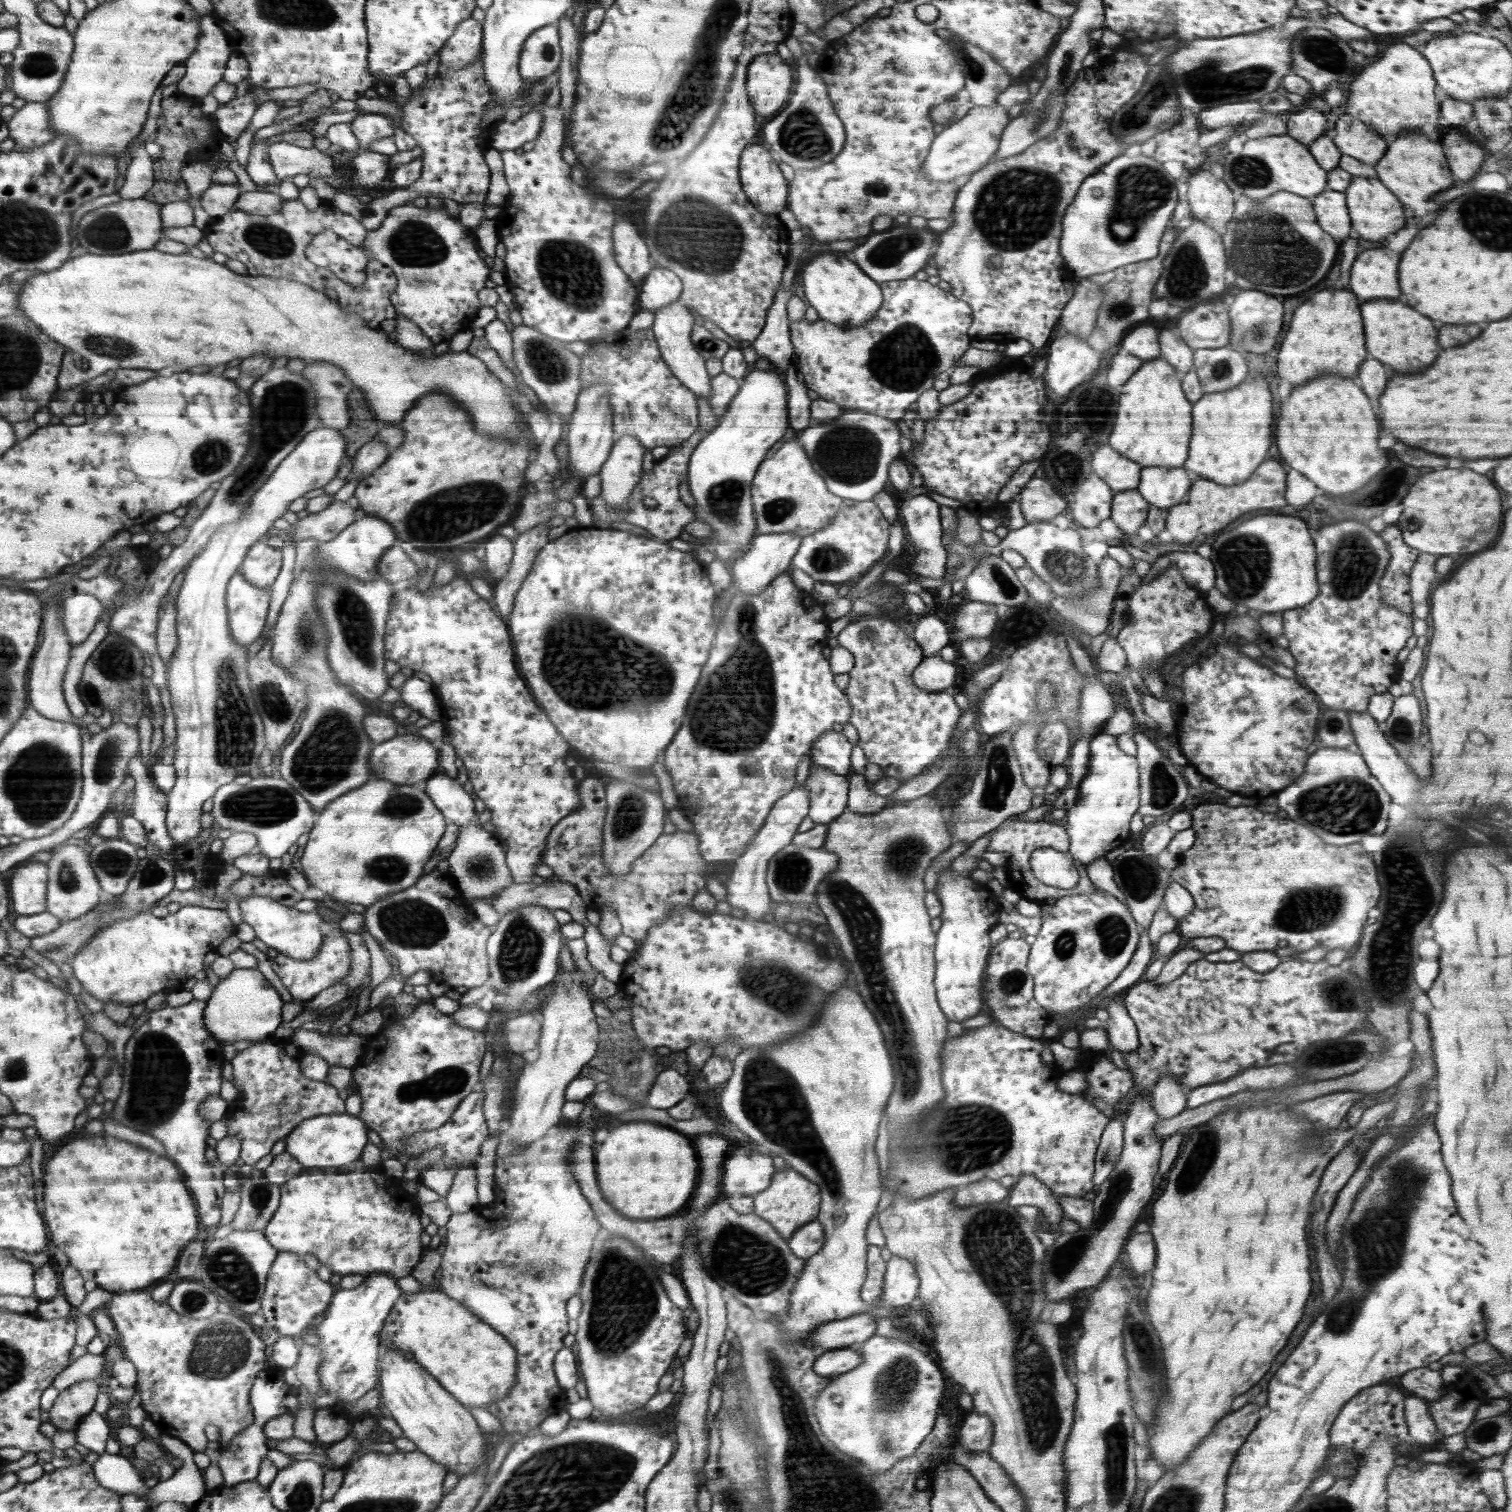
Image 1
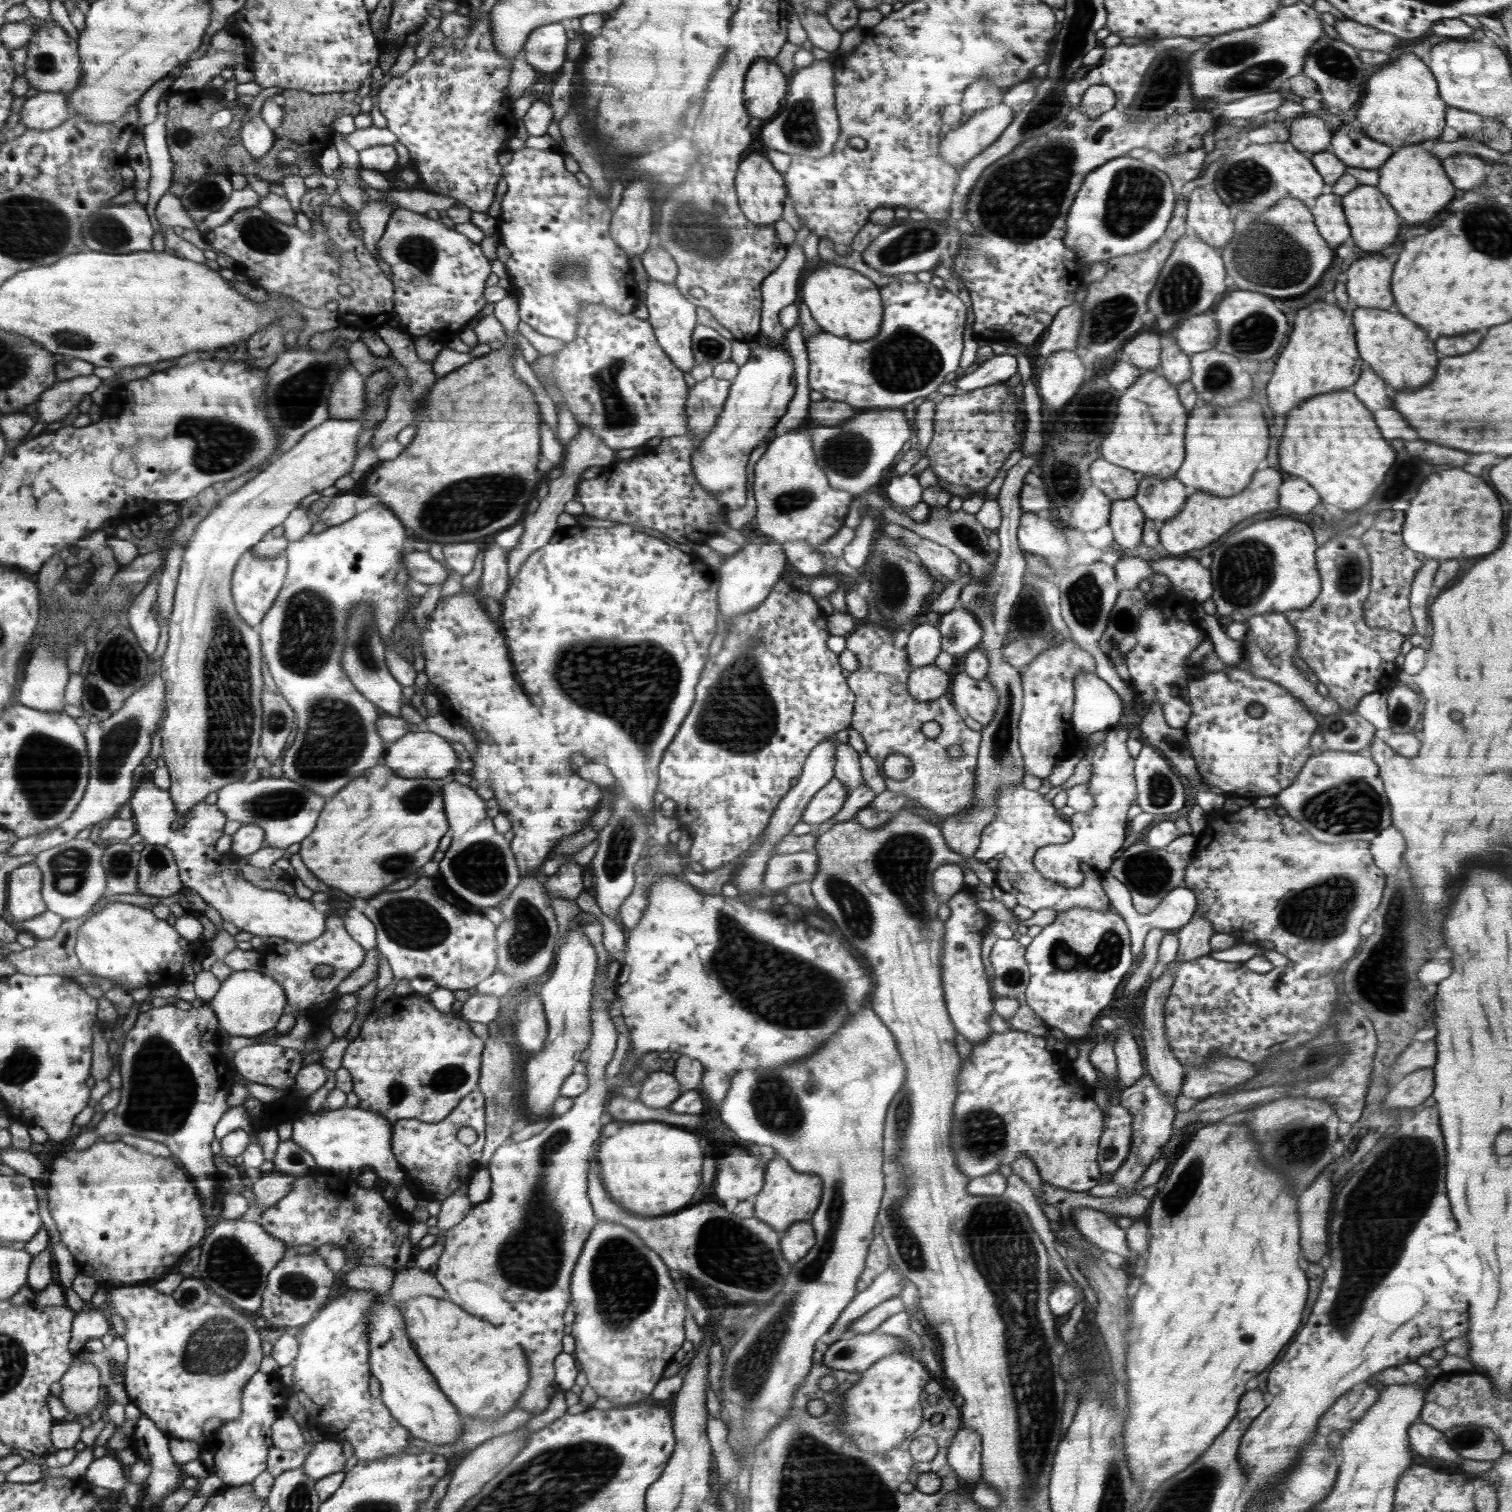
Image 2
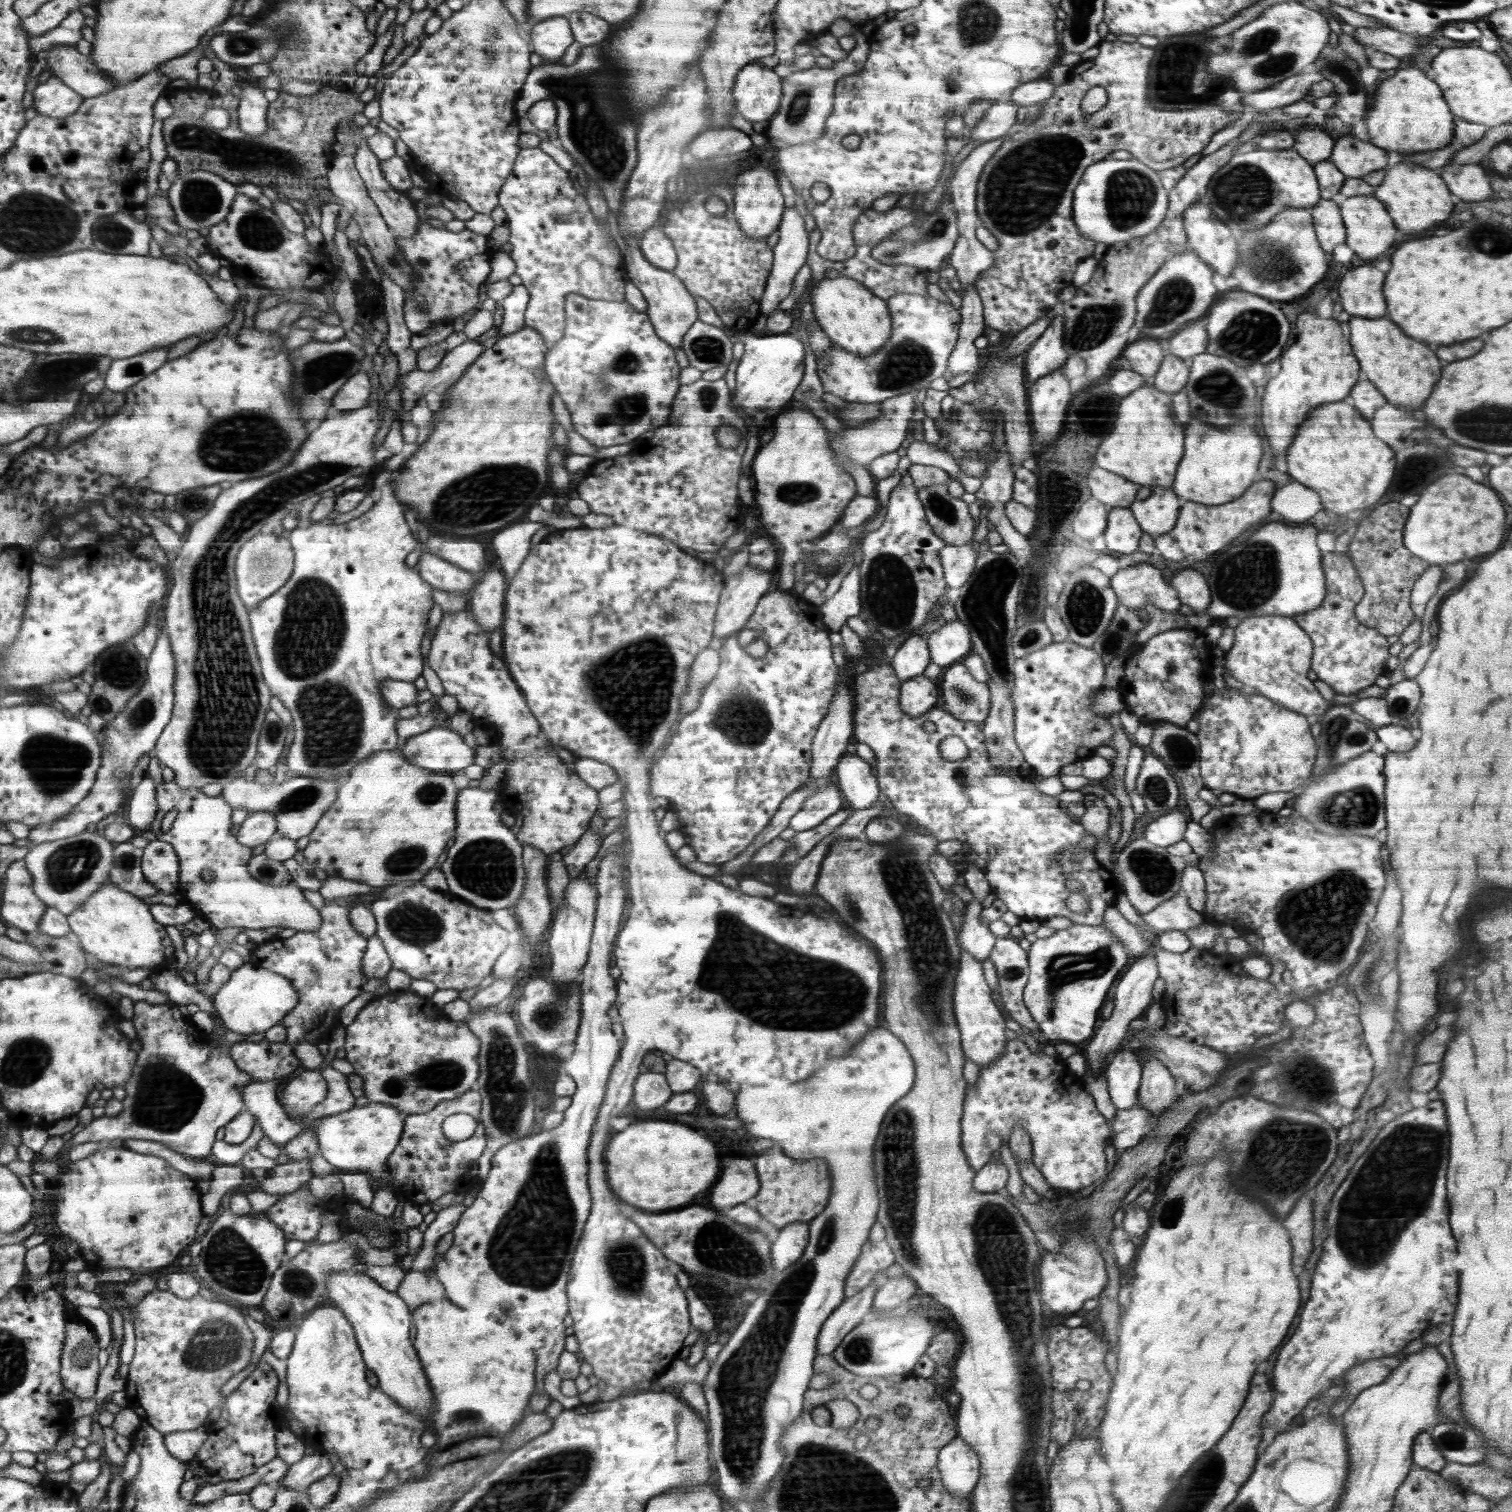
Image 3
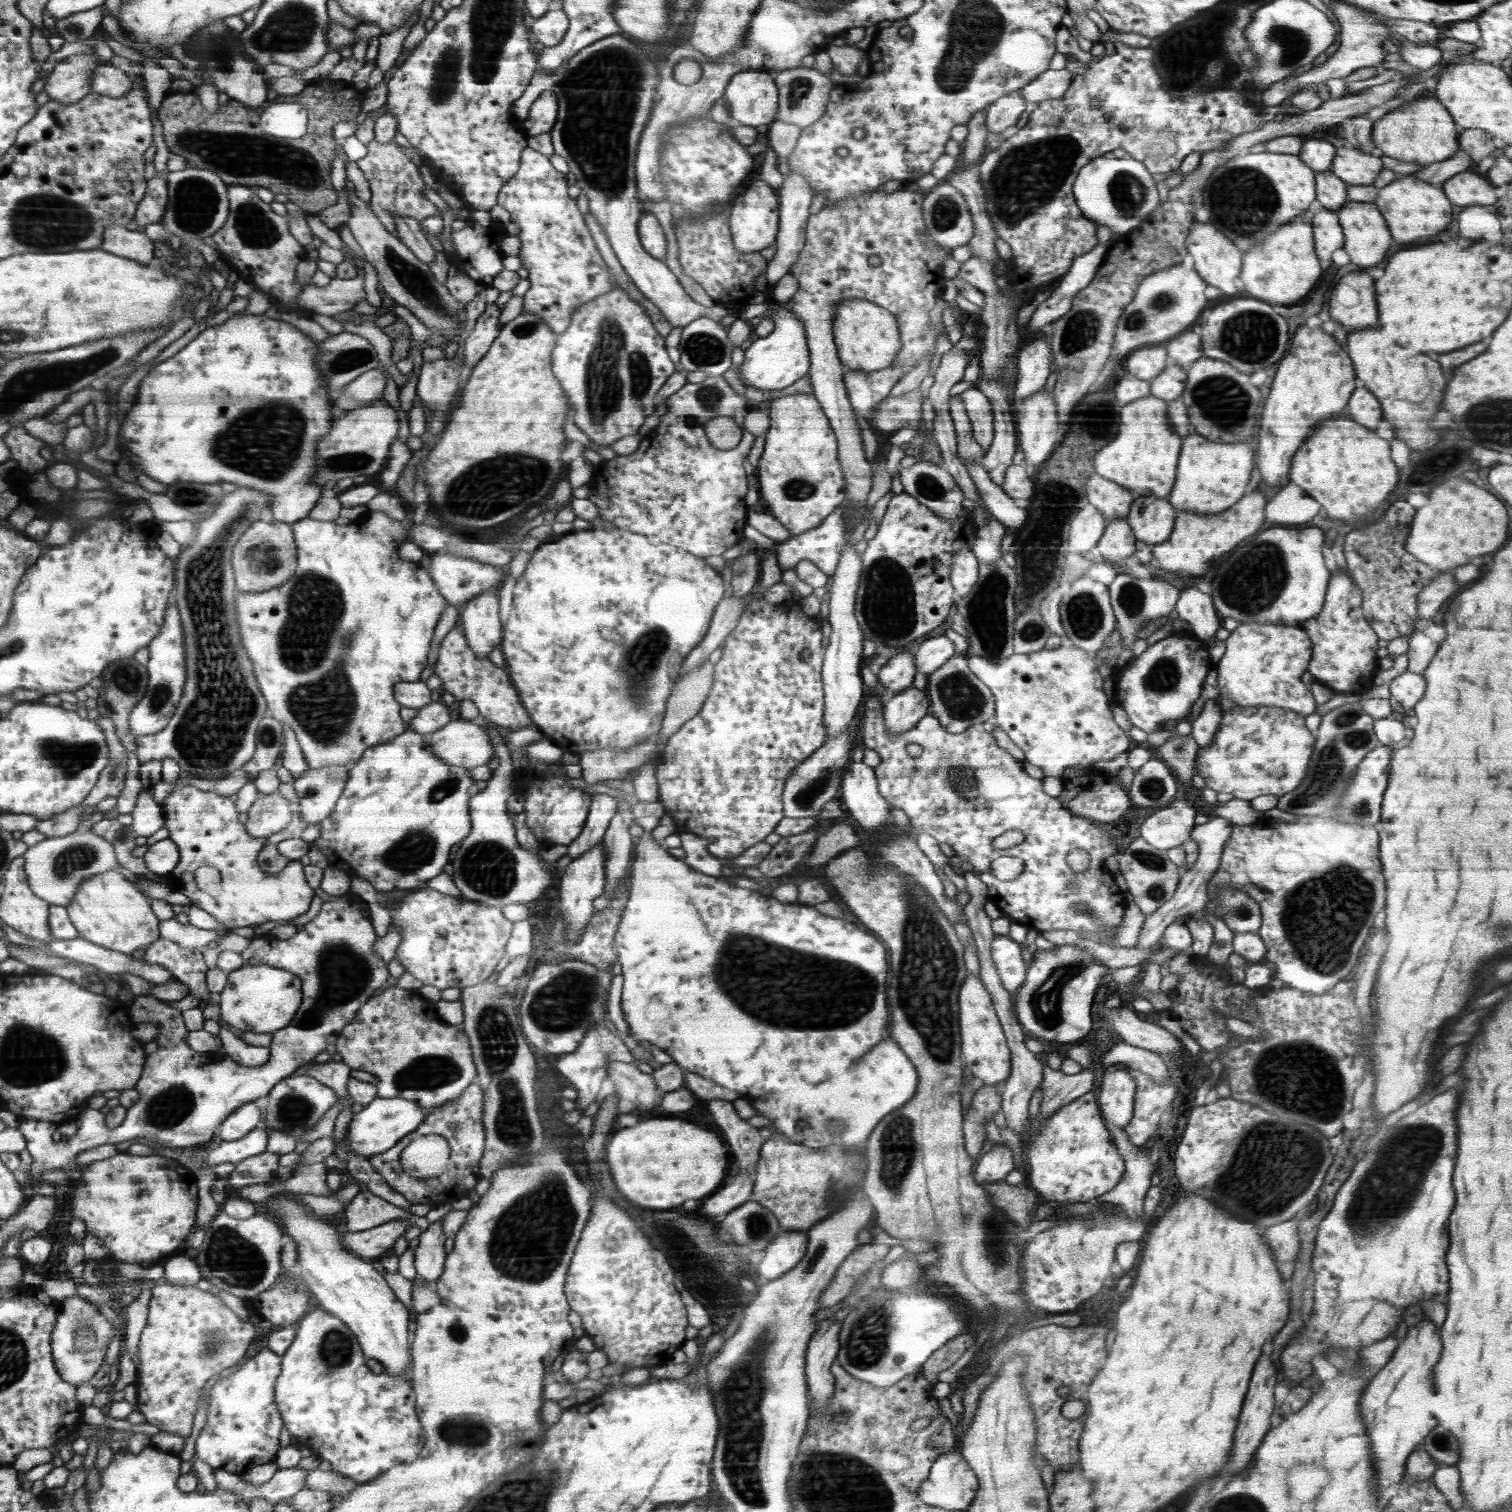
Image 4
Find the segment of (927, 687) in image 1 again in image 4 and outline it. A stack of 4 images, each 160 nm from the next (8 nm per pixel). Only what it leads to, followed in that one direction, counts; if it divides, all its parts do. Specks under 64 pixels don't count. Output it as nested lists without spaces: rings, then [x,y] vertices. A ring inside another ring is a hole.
[[[914,686],[897,692],[884,702],[885,725],[893,735],[914,728],[928,714],[929,696],[925,690]]]

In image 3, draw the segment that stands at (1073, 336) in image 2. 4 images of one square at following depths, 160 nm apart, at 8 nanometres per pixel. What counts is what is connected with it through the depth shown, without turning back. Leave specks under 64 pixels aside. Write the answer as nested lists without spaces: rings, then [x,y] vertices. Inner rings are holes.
[[[1058,315],[1051,320],[1050,326],[1035,340],[1020,359],[1024,368],[1027,386],[1038,378],[1061,368],[1069,354],[1063,347],[1065,315]]]

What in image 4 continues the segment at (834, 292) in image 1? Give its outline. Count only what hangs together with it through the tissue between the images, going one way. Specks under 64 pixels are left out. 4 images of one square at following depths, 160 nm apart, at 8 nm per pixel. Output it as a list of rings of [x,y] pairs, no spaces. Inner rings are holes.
[[[846,299],[836,308],[833,336],[845,368],[867,373],[886,370],[894,364],[903,346],[897,318],[882,305],[864,299]]]

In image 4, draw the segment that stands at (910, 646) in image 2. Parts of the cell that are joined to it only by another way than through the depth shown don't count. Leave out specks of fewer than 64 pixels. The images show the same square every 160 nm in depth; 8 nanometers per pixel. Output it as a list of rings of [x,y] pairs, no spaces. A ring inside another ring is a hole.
[[[900,652],[889,658],[889,661],[881,667],[875,676],[876,684],[884,686],[895,695],[905,688],[912,687],[916,675],[914,664],[915,654]]]

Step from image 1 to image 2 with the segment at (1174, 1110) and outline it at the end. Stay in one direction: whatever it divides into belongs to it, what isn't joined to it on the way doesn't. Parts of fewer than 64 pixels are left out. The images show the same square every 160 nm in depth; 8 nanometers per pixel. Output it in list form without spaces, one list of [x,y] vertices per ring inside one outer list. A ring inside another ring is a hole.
[[[1196,908],[1196,913],[1190,922],[1174,933],[1179,938],[1178,956],[1175,960],[1188,962],[1209,954],[1211,951],[1209,938],[1212,938],[1216,931],[1212,929],[1211,922],[1203,918]],[[1164,971],[1155,981],[1148,984],[1148,988],[1144,991],[1144,997],[1141,1001],[1140,1008],[1143,1012],[1143,1036],[1146,1046],[1146,1072],[1150,1074],[1152,1080],[1158,1085],[1162,1094],[1167,1094],[1171,1098],[1176,1098],[1181,1092],[1181,1088],[1185,1079],[1186,1068],[1174,1056],[1166,1038],[1166,1029],[1164,1026],[1164,1004],[1167,996],[1170,996],[1171,986],[1174,982],[1174,973],[1172,971]]]

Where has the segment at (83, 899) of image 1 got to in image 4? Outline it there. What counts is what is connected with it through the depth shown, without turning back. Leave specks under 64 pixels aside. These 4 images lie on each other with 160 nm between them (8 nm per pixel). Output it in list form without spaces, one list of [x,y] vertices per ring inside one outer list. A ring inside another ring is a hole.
[[[94,831],[84,834],[72,833],[60,837],[46,837],[29,847],[25,852],[25,872],[28,874],[29,888],[50,906],[68,906],[78,888],[94,874],[109,871],[125,873],[117,861],[114,847]]]

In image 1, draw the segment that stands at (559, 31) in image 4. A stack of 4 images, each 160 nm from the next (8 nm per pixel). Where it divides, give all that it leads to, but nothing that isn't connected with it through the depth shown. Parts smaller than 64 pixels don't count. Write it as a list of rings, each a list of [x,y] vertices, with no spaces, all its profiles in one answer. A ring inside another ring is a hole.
[[[552,23],[534,31],[526,39],[524,51],[521,53],[520,75],[526,84],[536,85],[538,78],[550,76],[558,70],[560,62],[560,46],[558,46],[558,28]]]

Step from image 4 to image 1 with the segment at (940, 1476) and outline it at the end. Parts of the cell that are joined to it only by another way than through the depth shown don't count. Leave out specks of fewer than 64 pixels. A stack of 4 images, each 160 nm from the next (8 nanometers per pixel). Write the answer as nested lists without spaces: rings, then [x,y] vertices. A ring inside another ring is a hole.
[[[966,1413],[959,1431],[960,1445],[967,1453],[984,1452],[993,1441],[992,1422],[986,1416]]]

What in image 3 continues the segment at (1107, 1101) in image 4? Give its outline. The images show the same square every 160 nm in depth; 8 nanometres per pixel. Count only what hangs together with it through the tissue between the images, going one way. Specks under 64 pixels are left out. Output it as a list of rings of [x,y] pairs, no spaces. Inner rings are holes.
[[[1125,1049],[1111,1055],[1105,1077],[1112,1104],[1118,1111],[1126,1111],[1137,1104],[1142,1071],[1134,1051]]]

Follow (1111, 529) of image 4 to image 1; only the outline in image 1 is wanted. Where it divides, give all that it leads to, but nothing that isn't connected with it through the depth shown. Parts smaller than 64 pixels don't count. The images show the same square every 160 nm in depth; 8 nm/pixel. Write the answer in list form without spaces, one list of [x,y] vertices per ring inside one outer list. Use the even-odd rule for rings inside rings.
[[[1137,489],[1125,490],[1113,495],[1109,517],[1124,534],[1136,535],[1147,520],[1149,506]]]

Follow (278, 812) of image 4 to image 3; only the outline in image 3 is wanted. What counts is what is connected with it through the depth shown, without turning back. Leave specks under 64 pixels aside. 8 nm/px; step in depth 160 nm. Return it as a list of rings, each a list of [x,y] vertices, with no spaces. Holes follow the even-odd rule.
[[[250,812],[239,826],[237,840],[246,846],[258,846],[268,841],[276,832],[277,817],[274,812]]]

